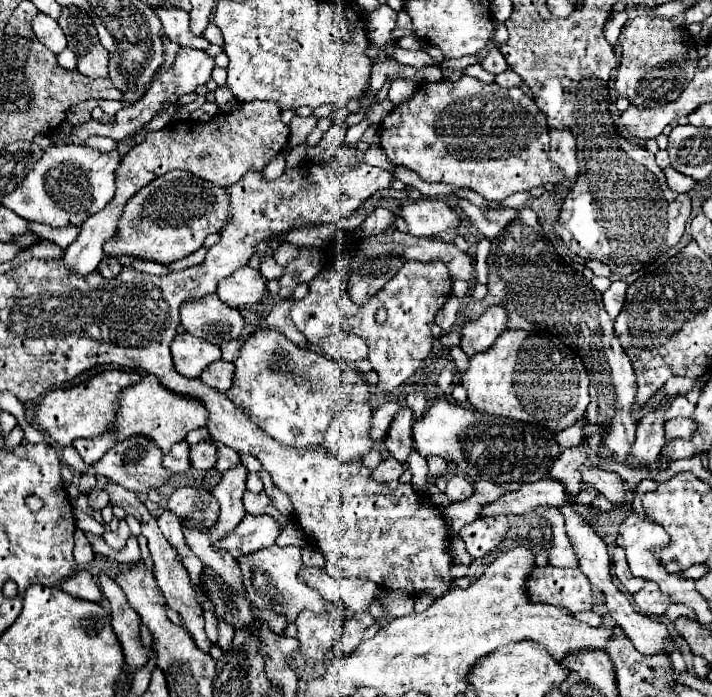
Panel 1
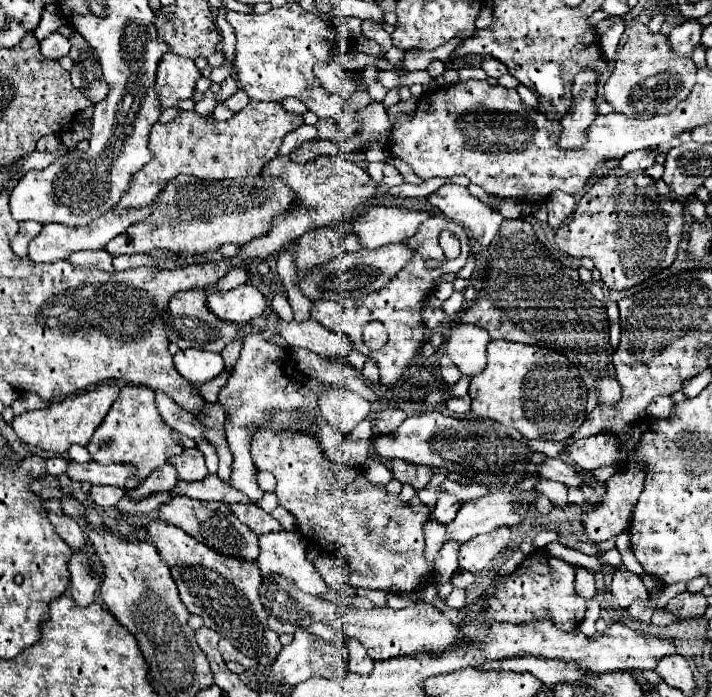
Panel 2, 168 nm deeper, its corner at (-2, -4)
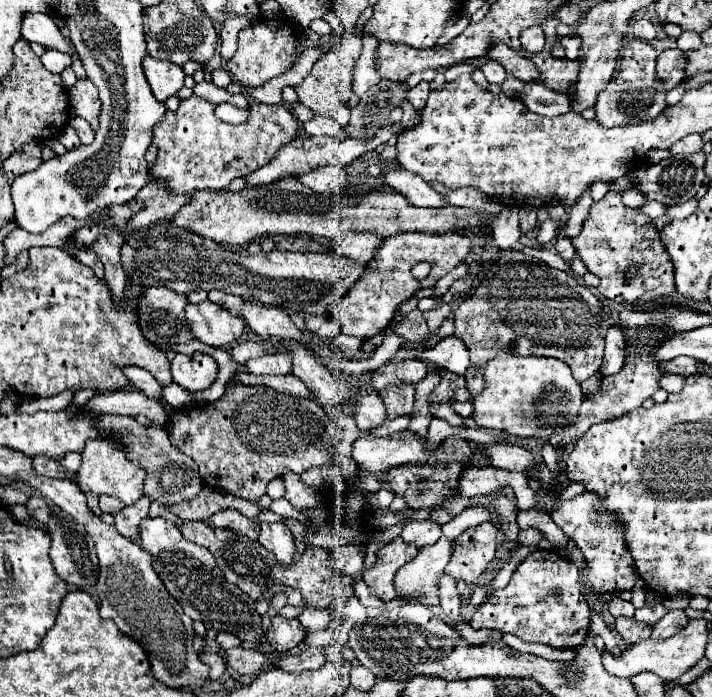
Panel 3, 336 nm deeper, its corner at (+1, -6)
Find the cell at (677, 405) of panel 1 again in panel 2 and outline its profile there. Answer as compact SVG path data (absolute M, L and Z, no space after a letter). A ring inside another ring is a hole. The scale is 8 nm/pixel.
M656 397L648 405L648 415L652 419L656 419L656 417L668 417L668 415L672 415L672 407L674 407L672 397Z

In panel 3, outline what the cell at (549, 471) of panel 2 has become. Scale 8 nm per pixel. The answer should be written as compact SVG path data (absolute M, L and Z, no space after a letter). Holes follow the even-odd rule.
M493 443L487 447L491 467L505 471L525 471L535 463L535 455L523 447L515 447L509 443Z

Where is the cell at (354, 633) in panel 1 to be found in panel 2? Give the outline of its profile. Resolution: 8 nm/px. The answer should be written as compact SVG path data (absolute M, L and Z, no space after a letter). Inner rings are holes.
M348 639L348 649L350 649L348 669L352 673L370 673L374 661L368 655L368 649L362 643L358 643L358 639Z

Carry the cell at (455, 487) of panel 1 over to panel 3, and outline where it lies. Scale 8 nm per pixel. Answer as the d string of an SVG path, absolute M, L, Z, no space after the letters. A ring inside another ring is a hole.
M429 519L427 521L407 521L401 531L401 539L407 545L417 545L417 547L433 545L439 541L439 537L441 537L441 525Z

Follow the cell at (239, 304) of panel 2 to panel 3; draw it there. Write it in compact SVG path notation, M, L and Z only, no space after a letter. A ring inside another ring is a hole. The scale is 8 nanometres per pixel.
M211 301L187 305L185 315L193 337L209 347L227 347L237 341L245 329L245 323L239 317L233 317L227 309Z

